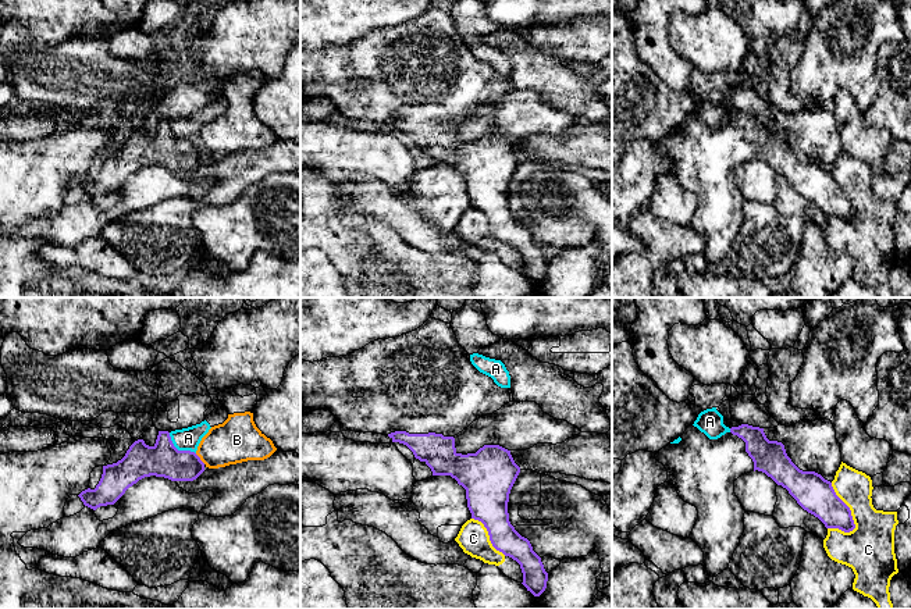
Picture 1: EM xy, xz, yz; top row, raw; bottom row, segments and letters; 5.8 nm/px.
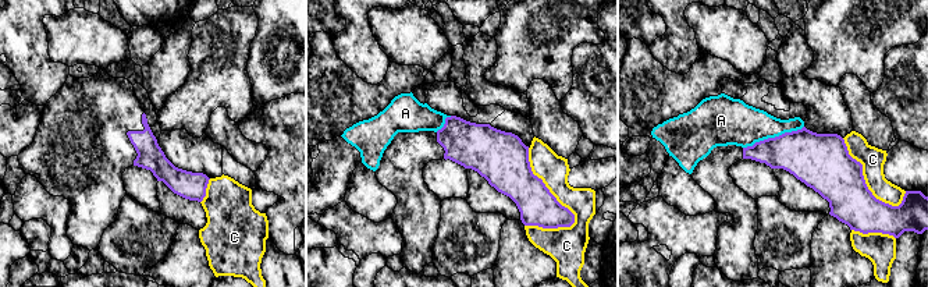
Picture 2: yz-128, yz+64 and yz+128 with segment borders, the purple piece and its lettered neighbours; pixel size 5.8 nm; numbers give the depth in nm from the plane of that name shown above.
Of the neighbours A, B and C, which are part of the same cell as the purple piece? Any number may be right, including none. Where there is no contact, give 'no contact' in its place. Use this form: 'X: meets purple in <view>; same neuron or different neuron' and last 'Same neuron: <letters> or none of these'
A: meets purple in xy; different neuron
B: meets purple in xy; different neuron
C: meets purple in yz; different neuron
Same neuron: none of these

